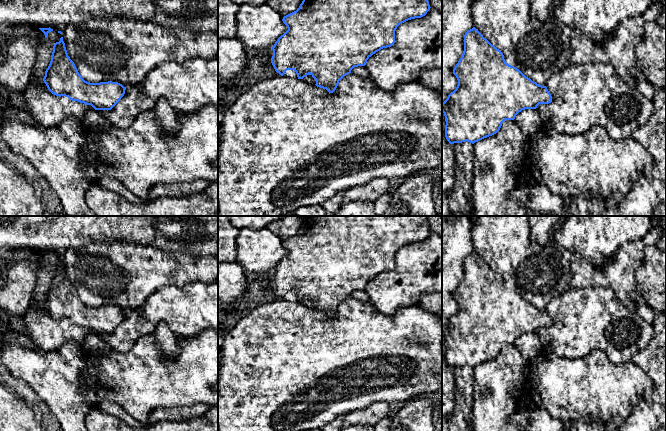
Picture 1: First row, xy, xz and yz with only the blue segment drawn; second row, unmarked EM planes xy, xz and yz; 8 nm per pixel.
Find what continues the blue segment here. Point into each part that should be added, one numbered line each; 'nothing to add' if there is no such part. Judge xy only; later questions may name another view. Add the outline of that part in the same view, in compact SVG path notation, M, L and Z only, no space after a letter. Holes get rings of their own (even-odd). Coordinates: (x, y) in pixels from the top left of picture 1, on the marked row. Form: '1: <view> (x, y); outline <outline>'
nothing to add

